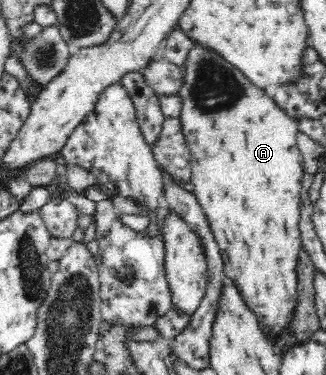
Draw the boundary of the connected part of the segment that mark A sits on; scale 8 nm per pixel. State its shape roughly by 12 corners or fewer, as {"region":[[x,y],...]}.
{"region":[[193,41],[194,197],[268,335],[298,302],[299,119]]}

